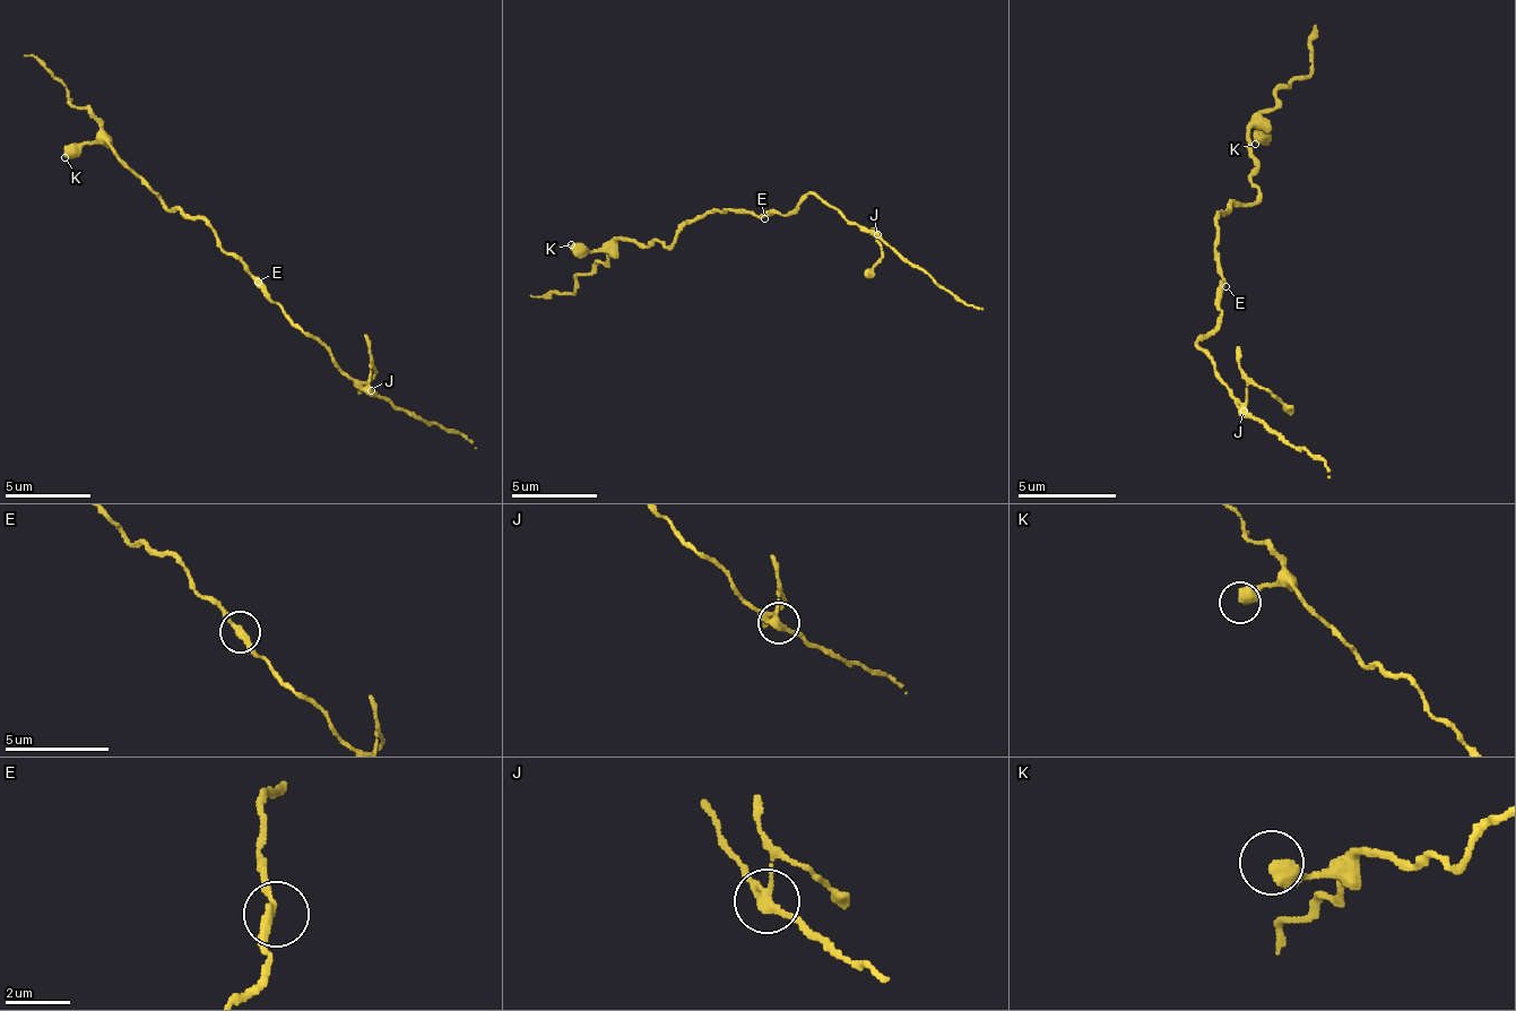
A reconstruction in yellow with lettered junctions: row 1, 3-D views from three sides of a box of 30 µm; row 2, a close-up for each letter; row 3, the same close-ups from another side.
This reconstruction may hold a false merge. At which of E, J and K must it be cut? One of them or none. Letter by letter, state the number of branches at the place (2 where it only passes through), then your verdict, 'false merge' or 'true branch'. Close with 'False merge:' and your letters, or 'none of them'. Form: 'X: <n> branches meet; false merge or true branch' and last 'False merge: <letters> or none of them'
E: 2 branches meet; true branch
J: 3 branches meet; true branch
K: 1 branches meet; true branch
False merge: none of them

